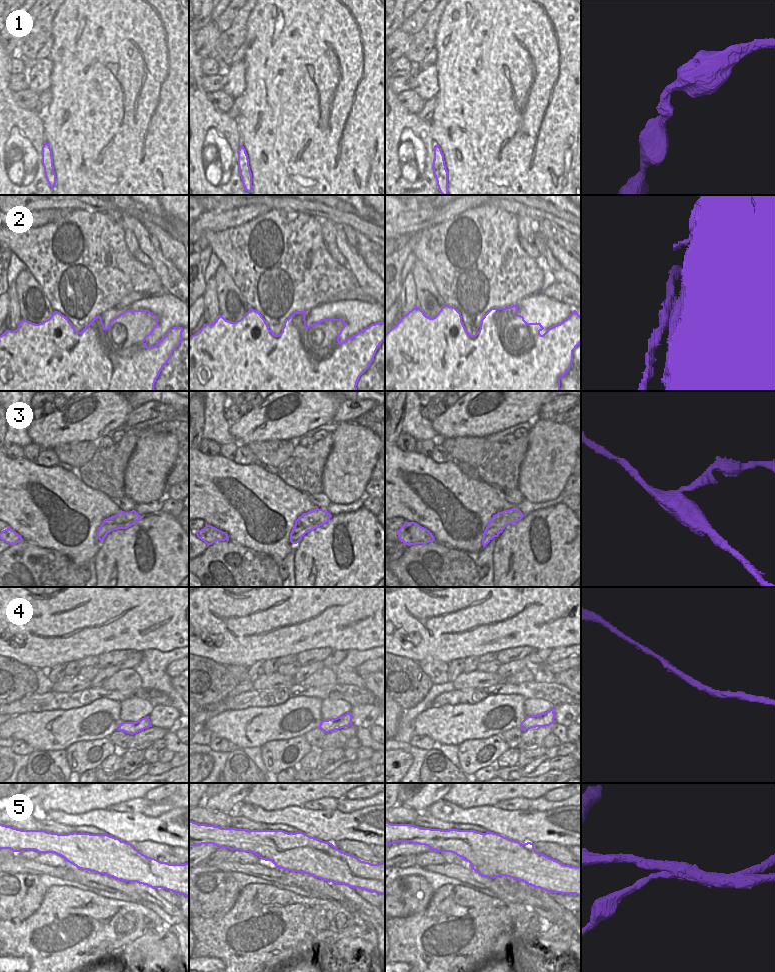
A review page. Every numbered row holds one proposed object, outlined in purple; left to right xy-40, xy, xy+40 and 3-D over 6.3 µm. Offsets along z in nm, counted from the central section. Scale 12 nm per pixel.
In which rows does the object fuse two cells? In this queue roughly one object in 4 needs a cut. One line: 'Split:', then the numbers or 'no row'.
Split: 2, 3, 5

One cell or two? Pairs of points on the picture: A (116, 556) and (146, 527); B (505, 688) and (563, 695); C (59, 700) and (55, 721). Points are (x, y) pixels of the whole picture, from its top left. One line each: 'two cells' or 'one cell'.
A: one cell
B: one cell
C: two cells

